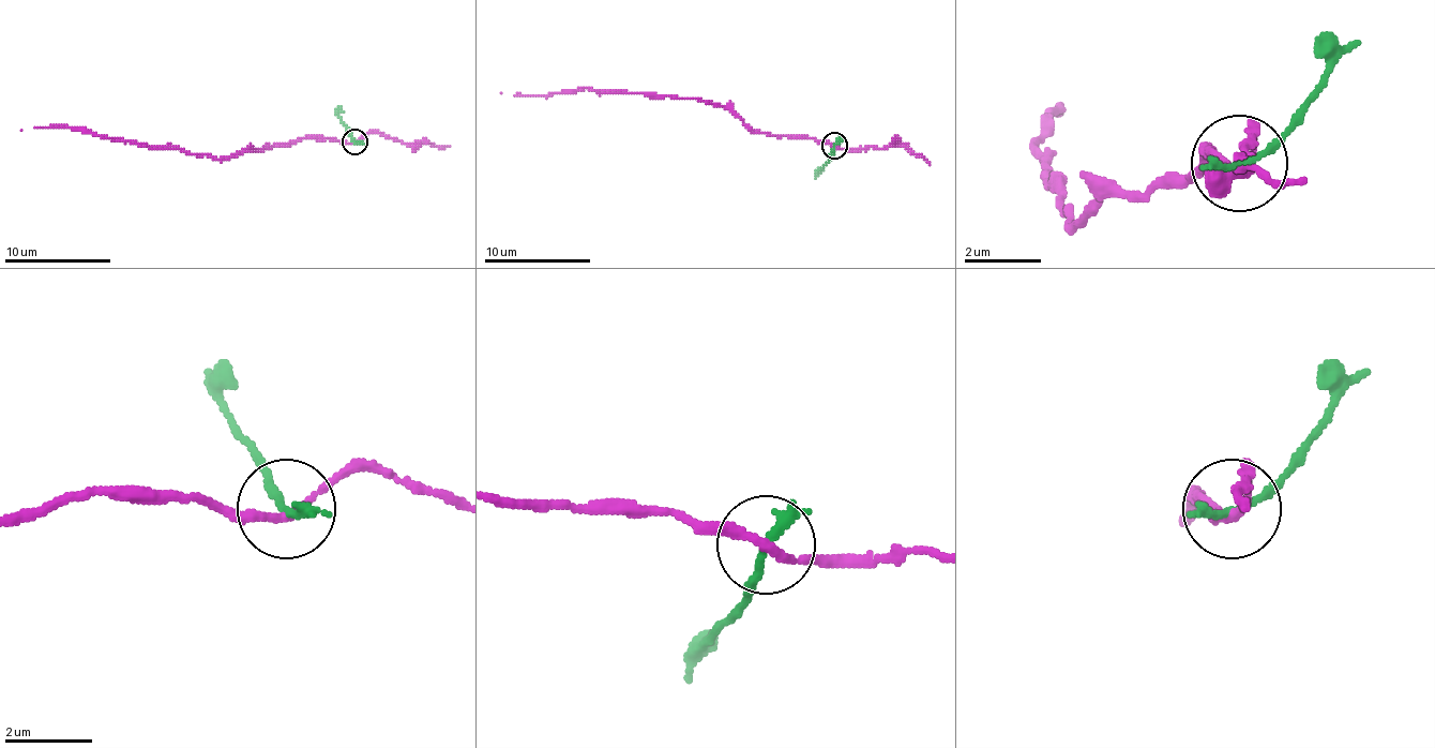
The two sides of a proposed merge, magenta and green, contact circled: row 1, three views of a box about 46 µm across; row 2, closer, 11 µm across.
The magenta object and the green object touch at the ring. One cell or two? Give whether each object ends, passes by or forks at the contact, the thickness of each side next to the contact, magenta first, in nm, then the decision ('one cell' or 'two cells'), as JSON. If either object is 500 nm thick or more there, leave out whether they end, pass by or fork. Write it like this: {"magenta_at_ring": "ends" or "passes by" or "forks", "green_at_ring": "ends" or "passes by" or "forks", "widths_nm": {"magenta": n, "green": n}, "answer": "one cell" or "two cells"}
{"magenta_at_ring": "passes by", "green_at_ring": "ends", "widths_nm": {"magenta": 180, "green": 240}, "answer": "two cells"}

